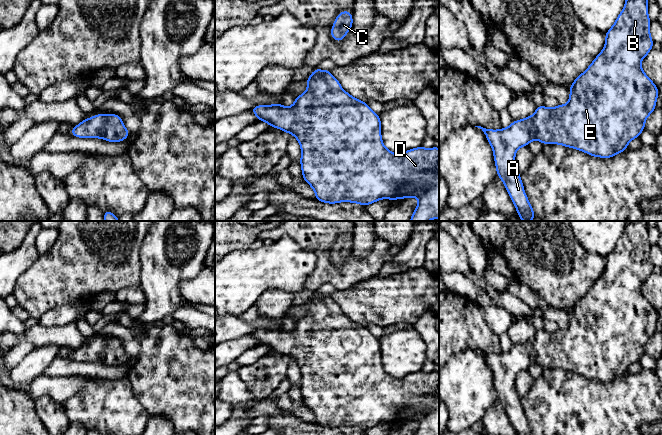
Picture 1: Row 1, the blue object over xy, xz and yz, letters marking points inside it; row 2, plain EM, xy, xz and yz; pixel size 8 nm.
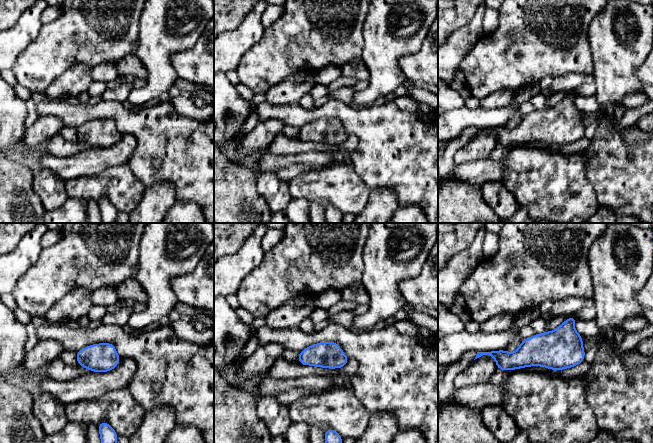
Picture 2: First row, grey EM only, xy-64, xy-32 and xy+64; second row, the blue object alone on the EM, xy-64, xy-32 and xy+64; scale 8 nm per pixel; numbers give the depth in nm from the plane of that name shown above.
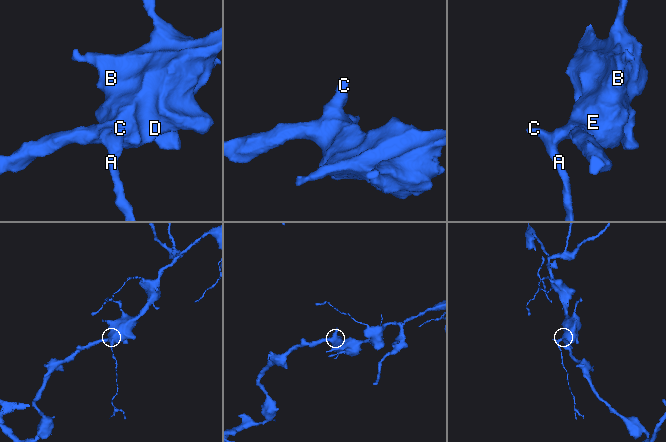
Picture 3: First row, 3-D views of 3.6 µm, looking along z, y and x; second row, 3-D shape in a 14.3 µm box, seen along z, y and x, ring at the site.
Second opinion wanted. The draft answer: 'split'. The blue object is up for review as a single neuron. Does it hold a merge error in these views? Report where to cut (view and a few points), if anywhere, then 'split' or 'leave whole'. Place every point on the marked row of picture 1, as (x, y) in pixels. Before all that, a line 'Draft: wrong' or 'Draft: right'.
Draft: wrong
cut none; leave whole

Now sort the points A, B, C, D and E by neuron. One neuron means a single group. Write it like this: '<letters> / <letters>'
A B C D E

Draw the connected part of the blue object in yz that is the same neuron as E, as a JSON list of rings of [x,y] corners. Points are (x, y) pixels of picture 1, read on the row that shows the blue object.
[[[626,0],[624,8],[621,11],[621,13],[618,15],[615,23],[612,25],[611,29],[605,33],[606,42],[605,42],[605,46],[604,46],[603,50],[600,52],[599,55],[596,56],[596,58],[592,61],[592,63],[586,69],[586,71],[583,72],[582,74],[578,75],[578,77],[573,81],[572,86],[569,88],[570,98],[569,98],[569,101],[566,105],[558,104],[556,107],[551,108],[551,109],[545,107],[544,105],[538,106],[538,107],[536,107],[534,115],[528,116],[528,117],[521,119],[521,120],[513,121],[508,128],[502,128],[500,130],[491,130],[491,129],[483,128],[481,126],[475,126],[475,127],[480,128],[484,132],[484,134],[486,135],[487,140],[488,140],[488,142],[491,145],[492,150],[493,150],[497,175],[500,177],[500,179],[504,183],[504,185],[508,191],[508,194],[509,194],[514,206],[516,207],[518,216],[523,221],[531,221],[536,215],[535,215],[535,212],[533,211],[532,206],[531,206],[531,204],[530,204],[530,202],[529,202],[529,200],[525,194],[524,186],[523,186],[523,184],[521,182],[521,178],[520,178],[520,173],[517,170],[516,165],[515,165],[515,154],[516,154],[516,151],[520,147],[528,146],[528,144],[532,140],[536,139],[543,144],[559,144],[559,145],[563,145],[565,147],[571,147],[571,148],[574,148],[576,150],[583,151],[583,152],[585,152],[591,156],[594,156],[594,157],[611,158],[611,157],[623,152],[624,150],[626,150],[628,148],[629,141],[632,139],[635,139],[635,138],[639,138],[641,132],[645,129],[644,124],[646,122],[646,119],[656,108],[656,100],[659,97],[657,86],[653,83],[653,81],[650,80],[650,78],[644,73],[644,71],[641,68],[641,61],[643,60],[643,58],[645,56],[647,56],[649,54],[649,52],[652,49],[653,44],[654,44],[652,38],[650,37],[651,21],[648,17],[648,4],[649,4],[648,0]]]

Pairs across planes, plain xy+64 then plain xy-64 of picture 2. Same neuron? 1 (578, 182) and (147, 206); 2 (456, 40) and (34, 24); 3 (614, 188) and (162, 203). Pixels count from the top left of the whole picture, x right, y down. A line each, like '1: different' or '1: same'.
1: different
2: same
3: different

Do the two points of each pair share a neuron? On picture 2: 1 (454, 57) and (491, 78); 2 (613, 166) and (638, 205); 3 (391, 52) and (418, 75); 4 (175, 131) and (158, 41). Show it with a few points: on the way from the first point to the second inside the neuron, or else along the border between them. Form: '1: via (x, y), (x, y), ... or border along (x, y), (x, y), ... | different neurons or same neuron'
1: border along (475, 43), (458, 66) | different neurons
2: via (623, 176), (638, 191), (638, 195) | same neuron
3: border along (420, 46), (399, 60), (405, 79) | different neurons
4: border along (164, 96), (156, 100) | different neurons

